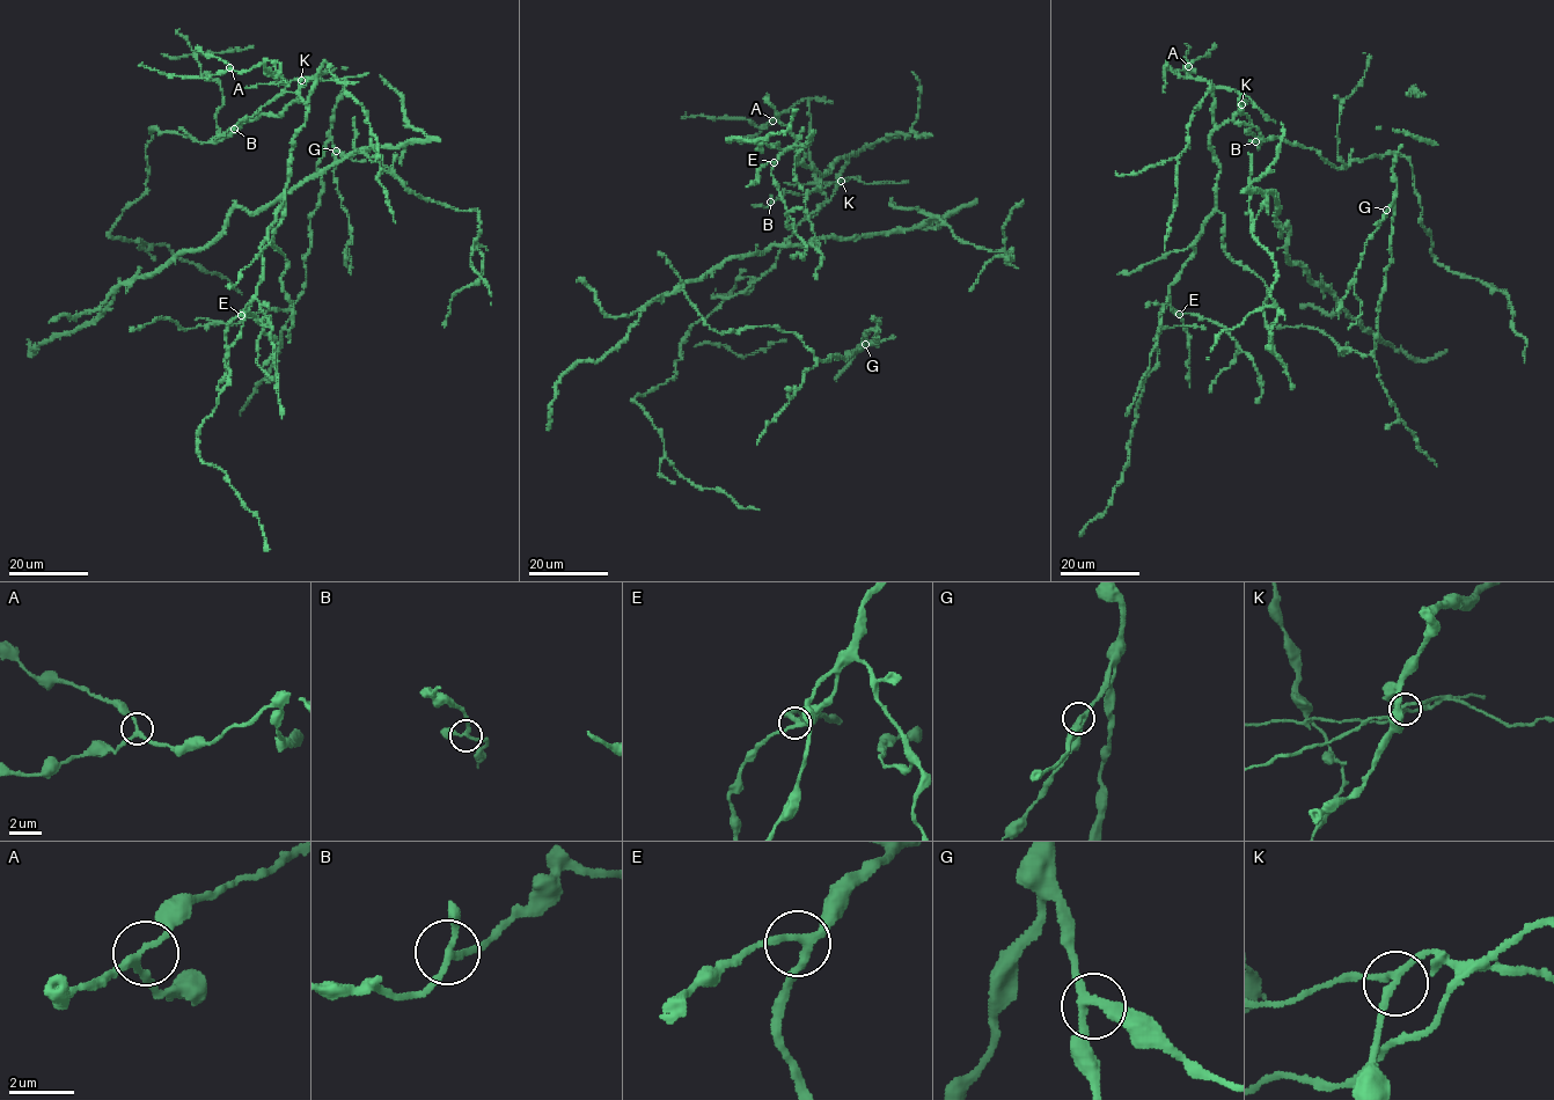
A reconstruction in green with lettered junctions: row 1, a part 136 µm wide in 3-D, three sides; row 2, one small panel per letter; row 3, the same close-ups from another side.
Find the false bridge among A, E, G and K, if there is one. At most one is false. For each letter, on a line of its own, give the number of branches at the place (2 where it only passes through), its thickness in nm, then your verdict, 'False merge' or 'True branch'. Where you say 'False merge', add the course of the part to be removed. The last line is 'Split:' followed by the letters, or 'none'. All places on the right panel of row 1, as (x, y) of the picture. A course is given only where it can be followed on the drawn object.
A: Branches: 3. Thickness 200 nm. True branch
E: Branches: 3. Thickness 240 nm. True branch
G: Branches: 3. Thickness 240 nm. True branch
K: Branches: 3. Thickness 190 nm. False merge. Course of the part to remove: (1240, 104), (1241, 115), (1247, 114), (1252, 124), (1247, 131), (1261, 142), (1258, 147)
Split: K

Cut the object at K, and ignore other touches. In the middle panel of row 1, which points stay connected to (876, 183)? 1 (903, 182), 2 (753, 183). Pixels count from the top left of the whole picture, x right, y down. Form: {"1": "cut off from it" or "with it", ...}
{"1": "with it", "2": "cut off from it"}

